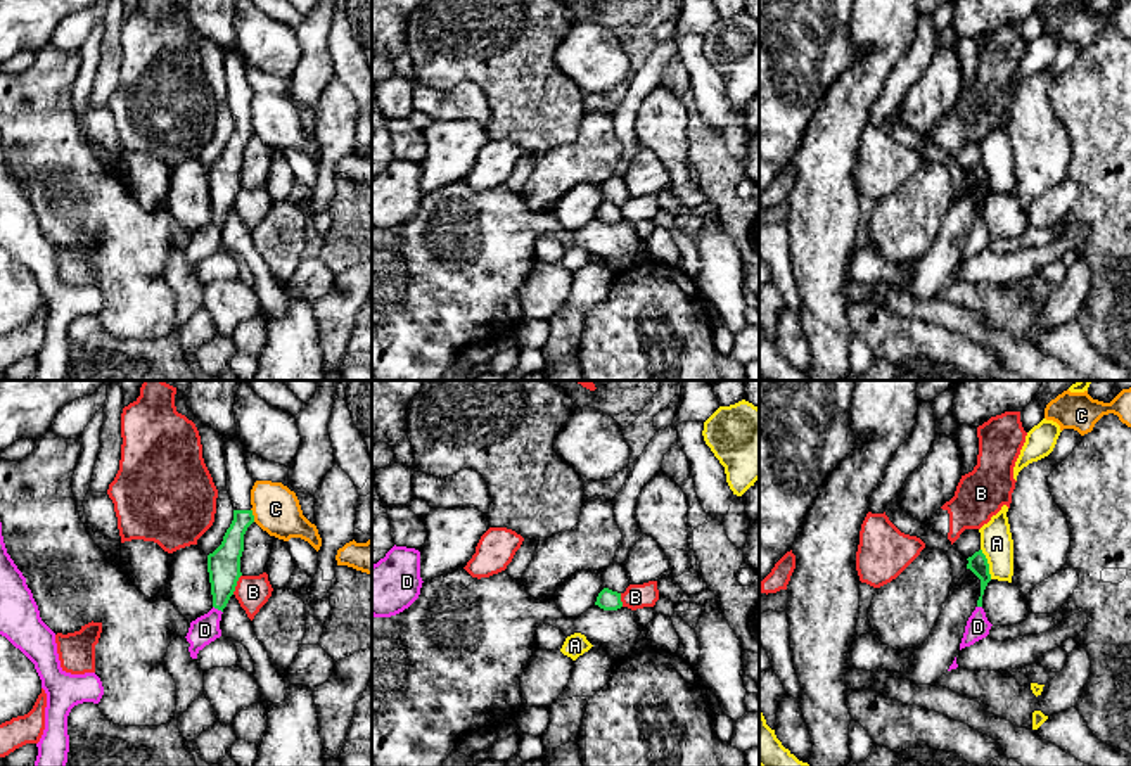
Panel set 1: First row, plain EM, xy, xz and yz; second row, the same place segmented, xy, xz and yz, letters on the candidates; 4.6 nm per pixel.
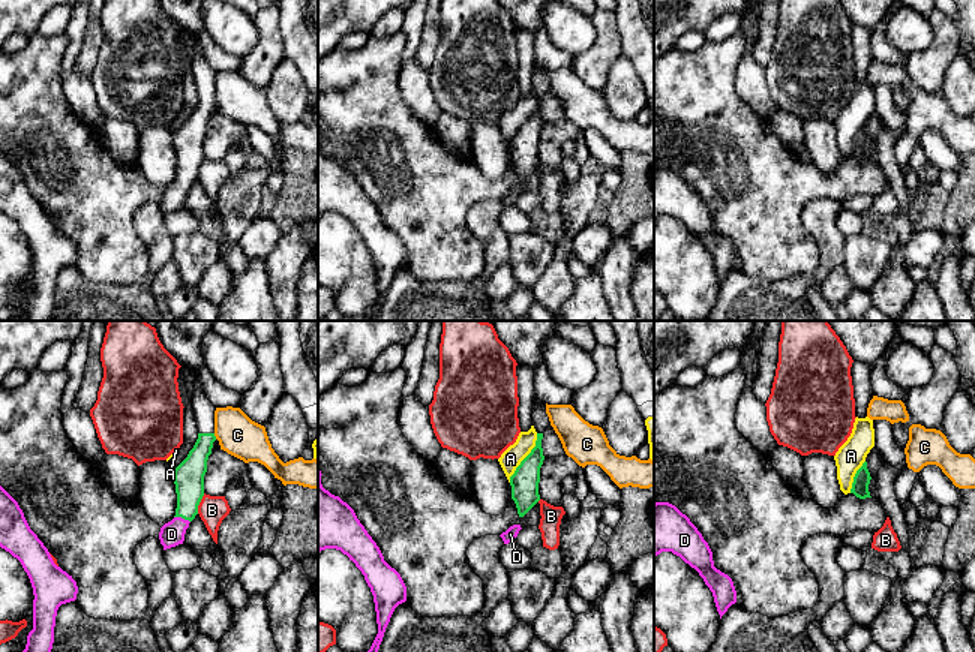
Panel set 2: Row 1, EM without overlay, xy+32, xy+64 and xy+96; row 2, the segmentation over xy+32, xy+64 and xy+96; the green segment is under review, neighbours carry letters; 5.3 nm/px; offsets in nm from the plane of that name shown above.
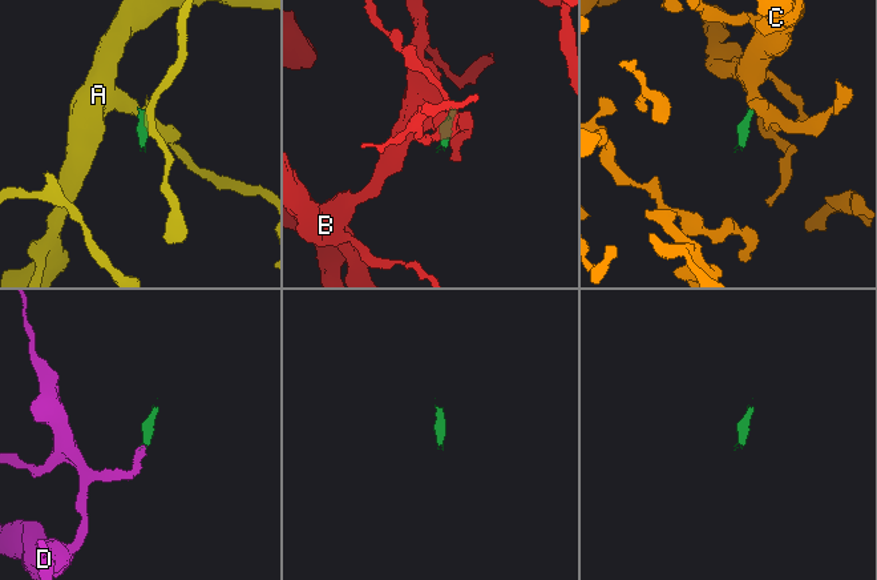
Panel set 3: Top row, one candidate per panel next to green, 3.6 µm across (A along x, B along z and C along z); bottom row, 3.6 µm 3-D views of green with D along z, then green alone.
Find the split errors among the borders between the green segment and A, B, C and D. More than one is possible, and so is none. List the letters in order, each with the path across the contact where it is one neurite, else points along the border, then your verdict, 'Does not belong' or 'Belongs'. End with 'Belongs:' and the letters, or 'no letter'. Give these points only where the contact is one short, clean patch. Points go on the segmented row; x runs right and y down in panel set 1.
A: Boundary: yz (981, 548), (991, 578). Does not belong
B: Boundary: xy (241, 574), (232, 593). Does not belong
C: Boundary: xy (251, 509), (255, 521). Does not belong
D: Path across: xy (223, 564), (218, 609), (204, 630). Belongs
Belongs: D

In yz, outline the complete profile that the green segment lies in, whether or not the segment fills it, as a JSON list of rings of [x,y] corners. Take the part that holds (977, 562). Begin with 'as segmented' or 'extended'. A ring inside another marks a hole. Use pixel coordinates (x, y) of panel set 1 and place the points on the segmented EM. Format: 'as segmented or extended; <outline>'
extended; [[[979,550],[972,557],[968,557],[967,560],[968,560],[967,569],[970,569],[981,579],[981,597],[977,600],[975,610],[972,612],[972,616],[967,621],[965,633],[963,633],[963,638],[960,643],[960,650],[986,638],[989,635],[991,626],[993,626],[987,621],[986,612],[982,609],[982,595],[984,595],[987,583],[991,581],[987,559],[982,553],[982,550]]]

